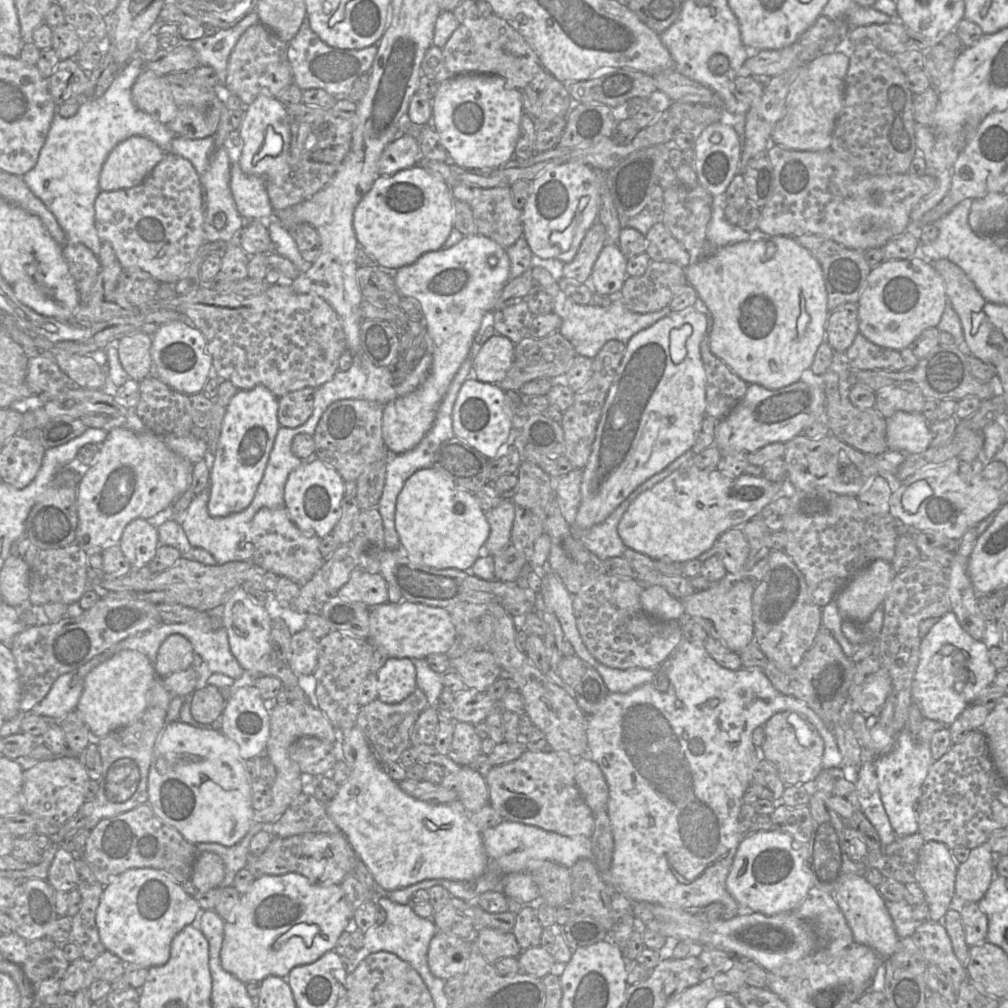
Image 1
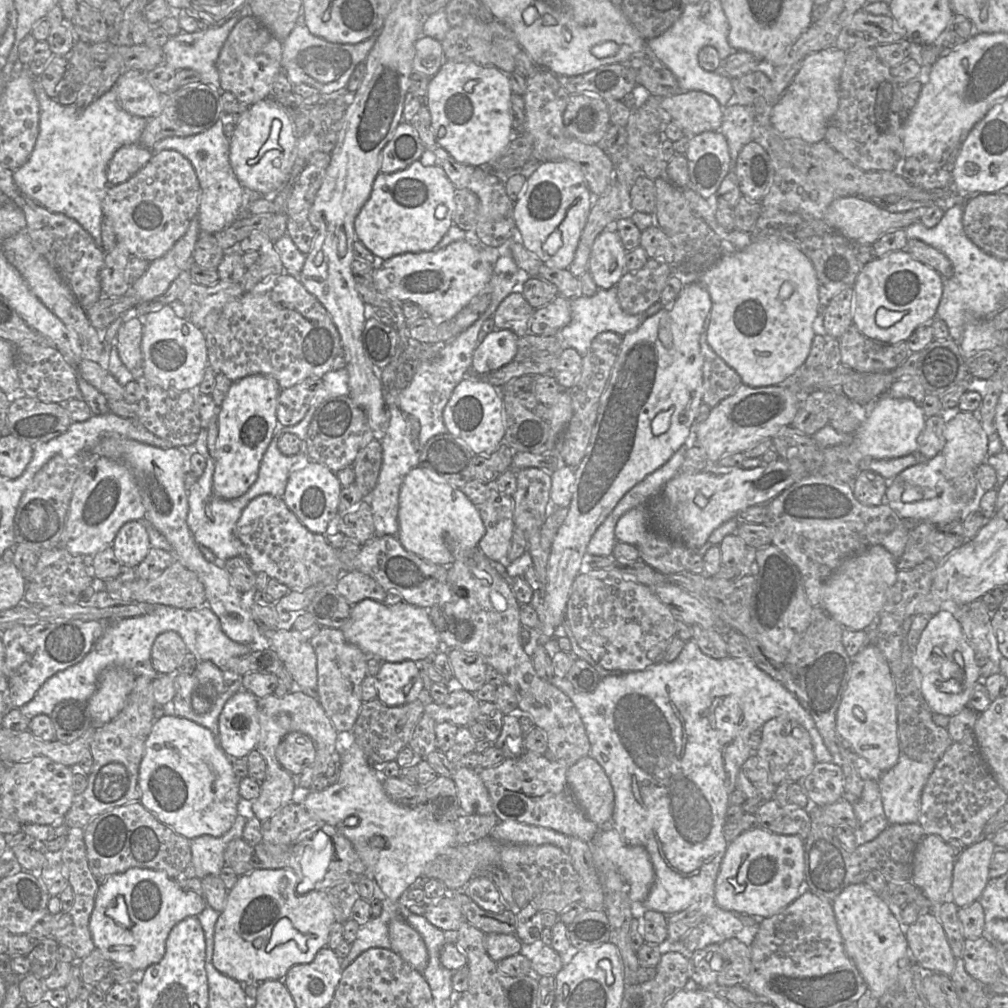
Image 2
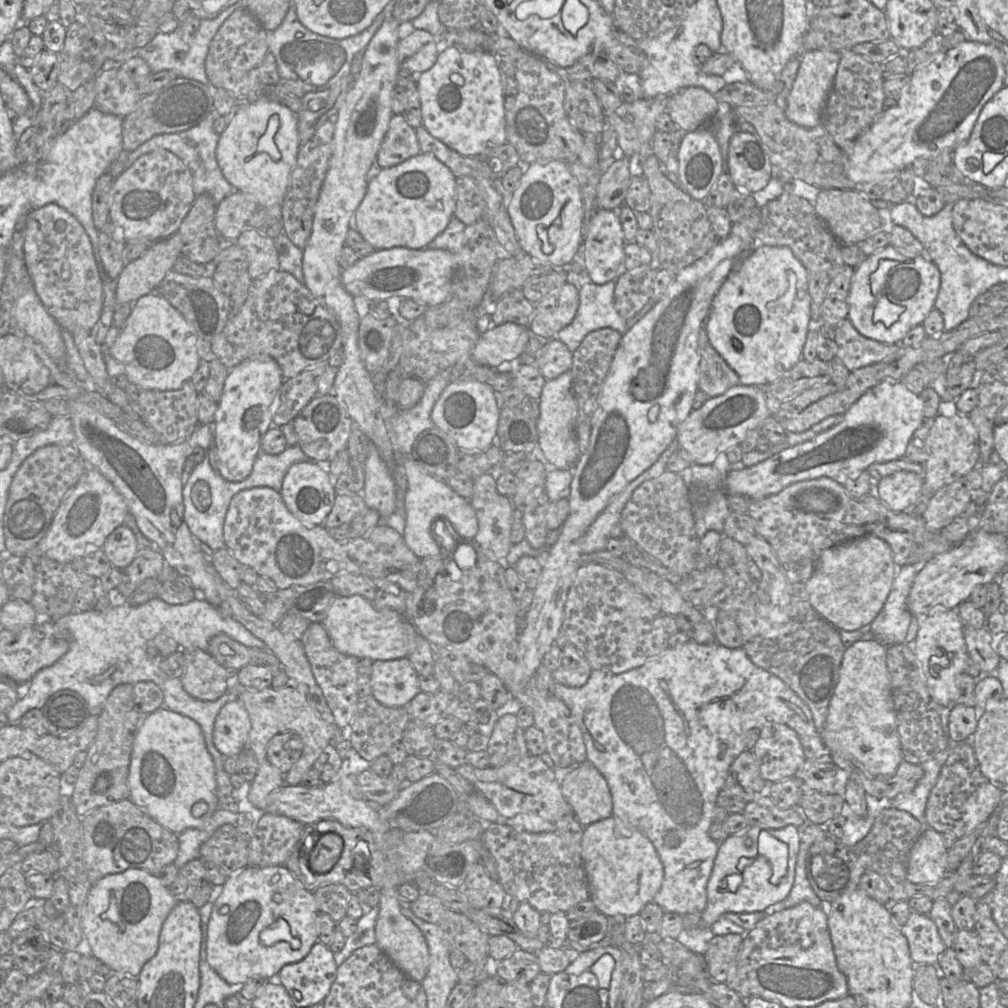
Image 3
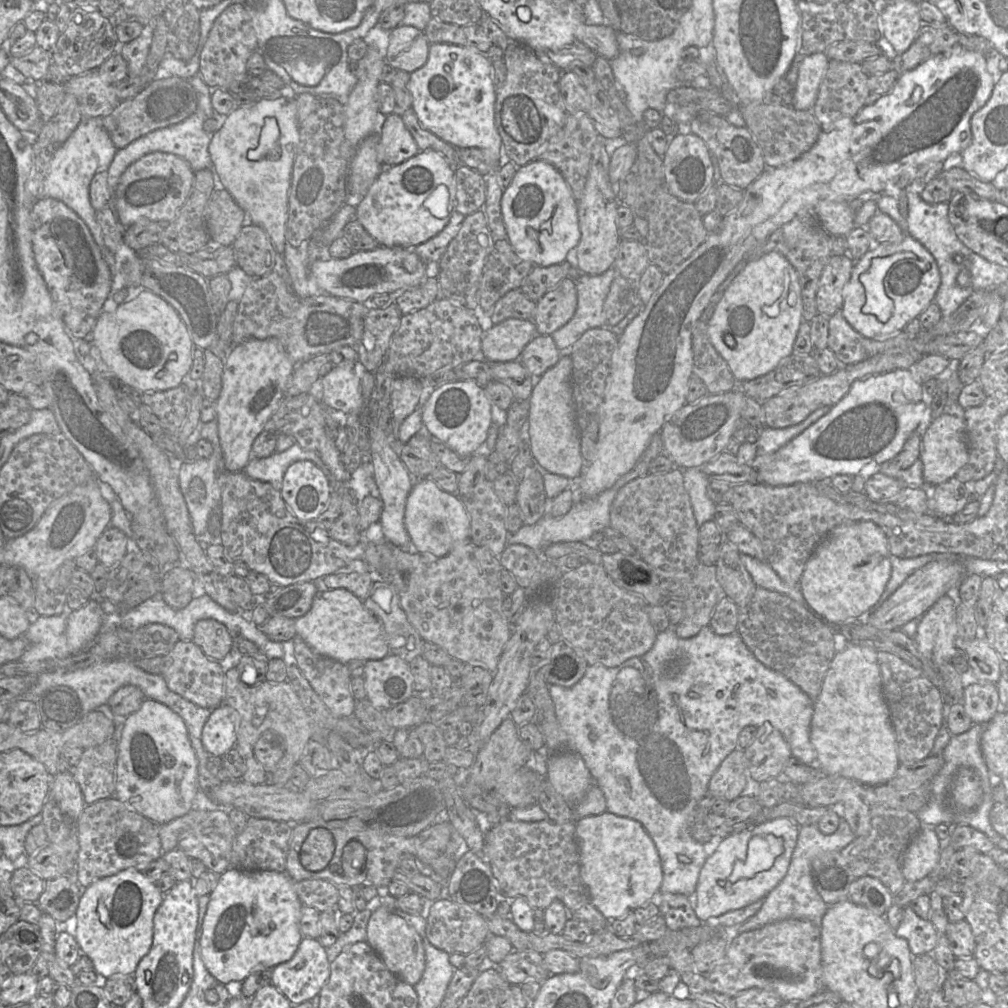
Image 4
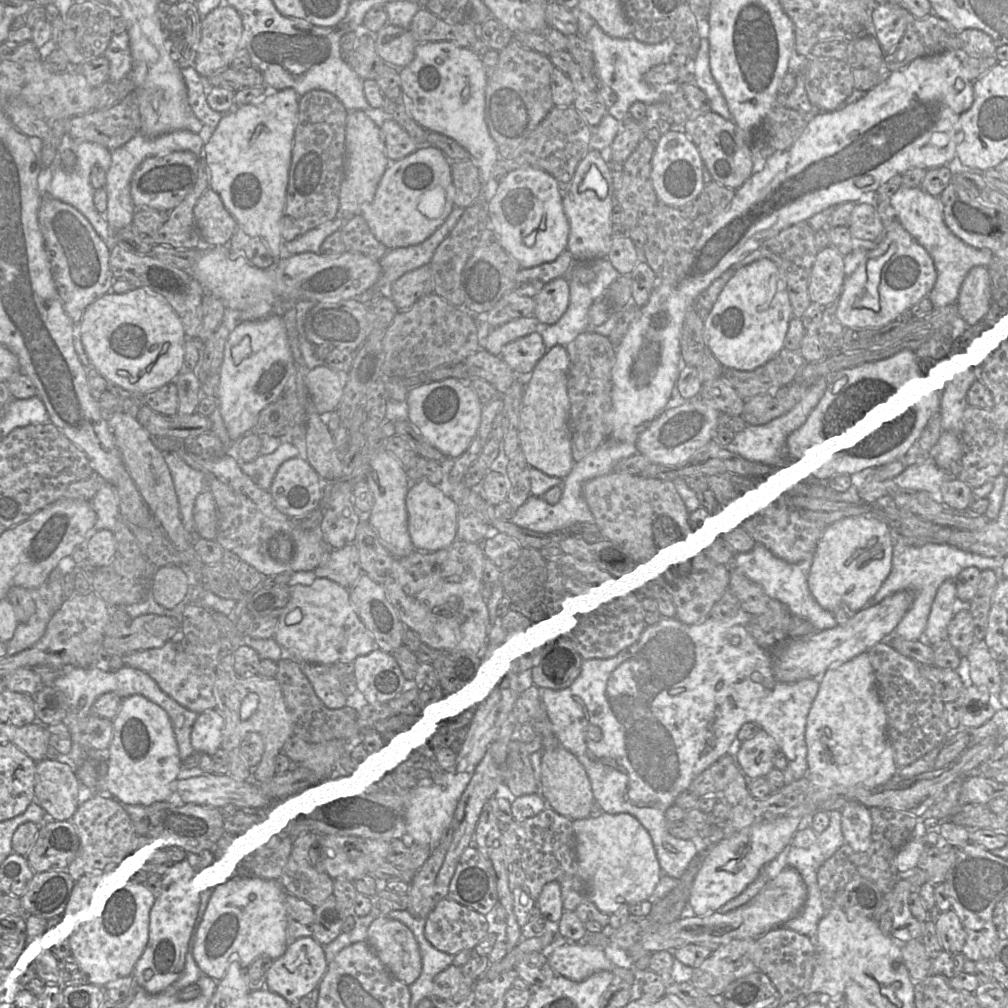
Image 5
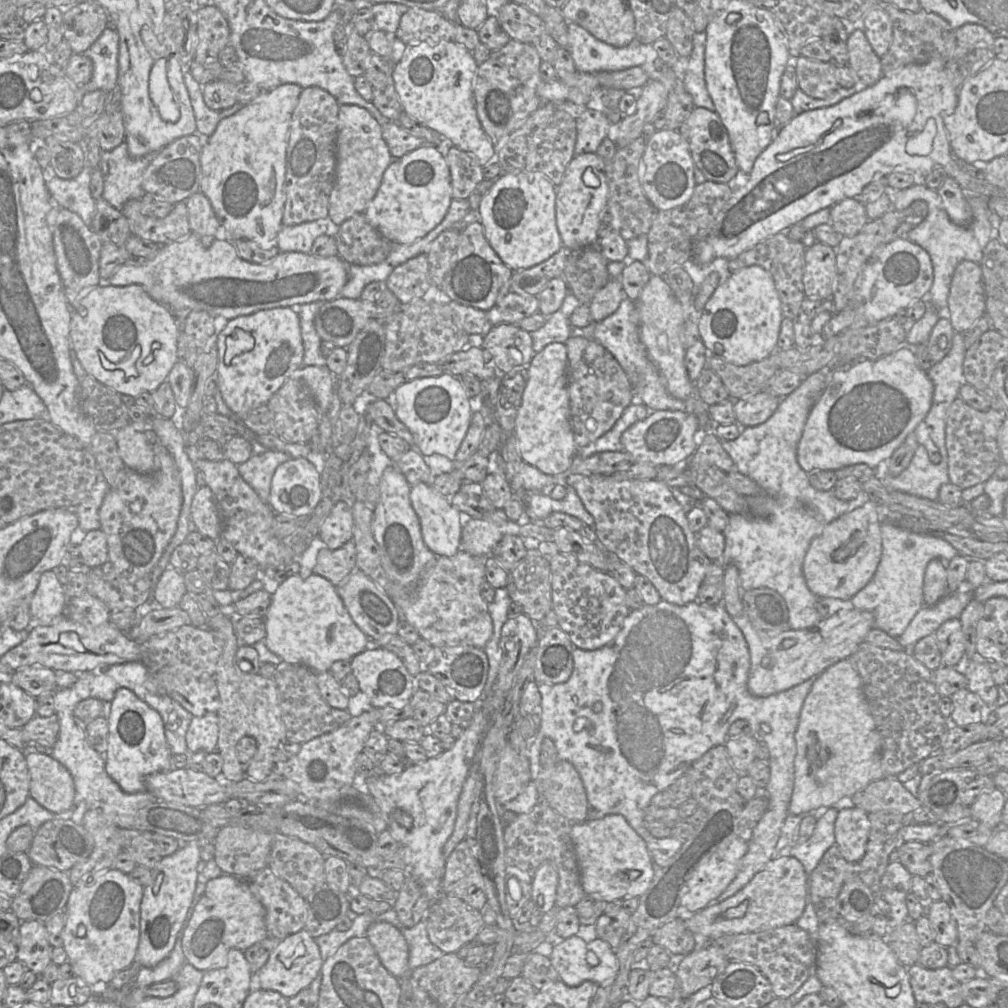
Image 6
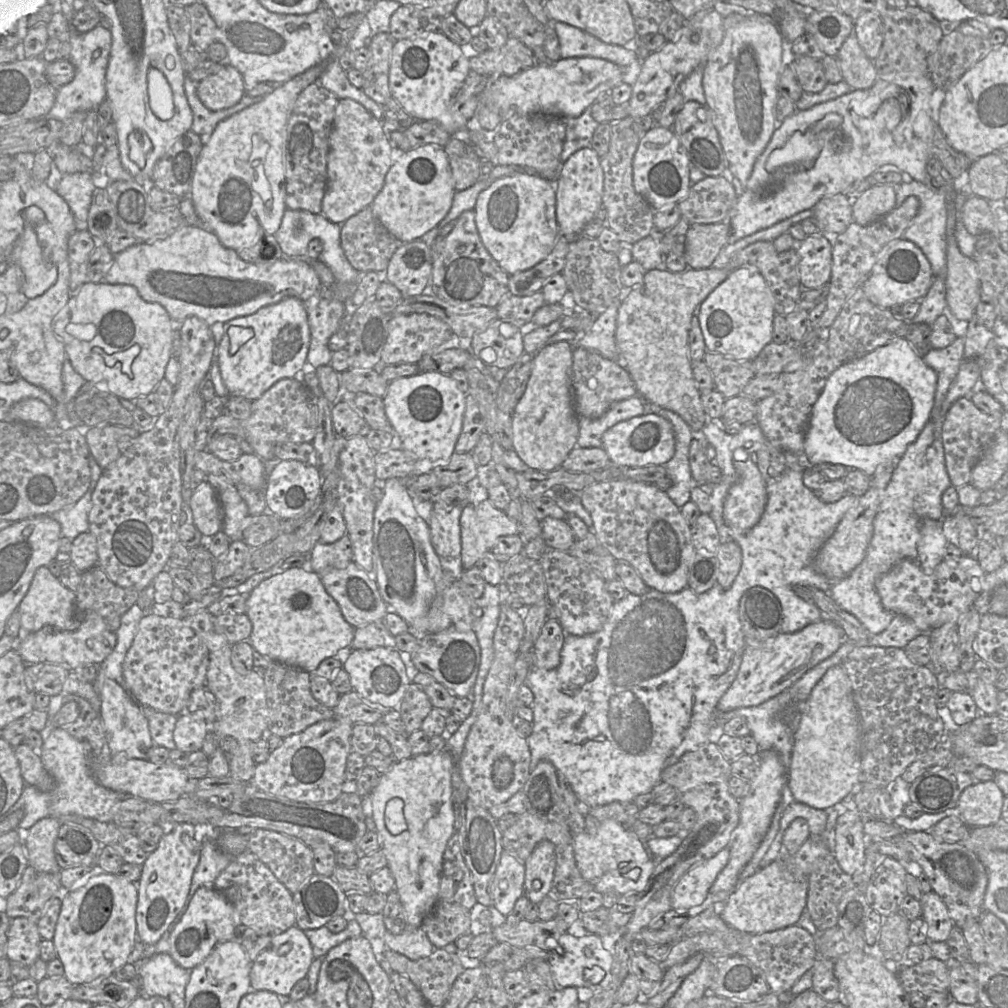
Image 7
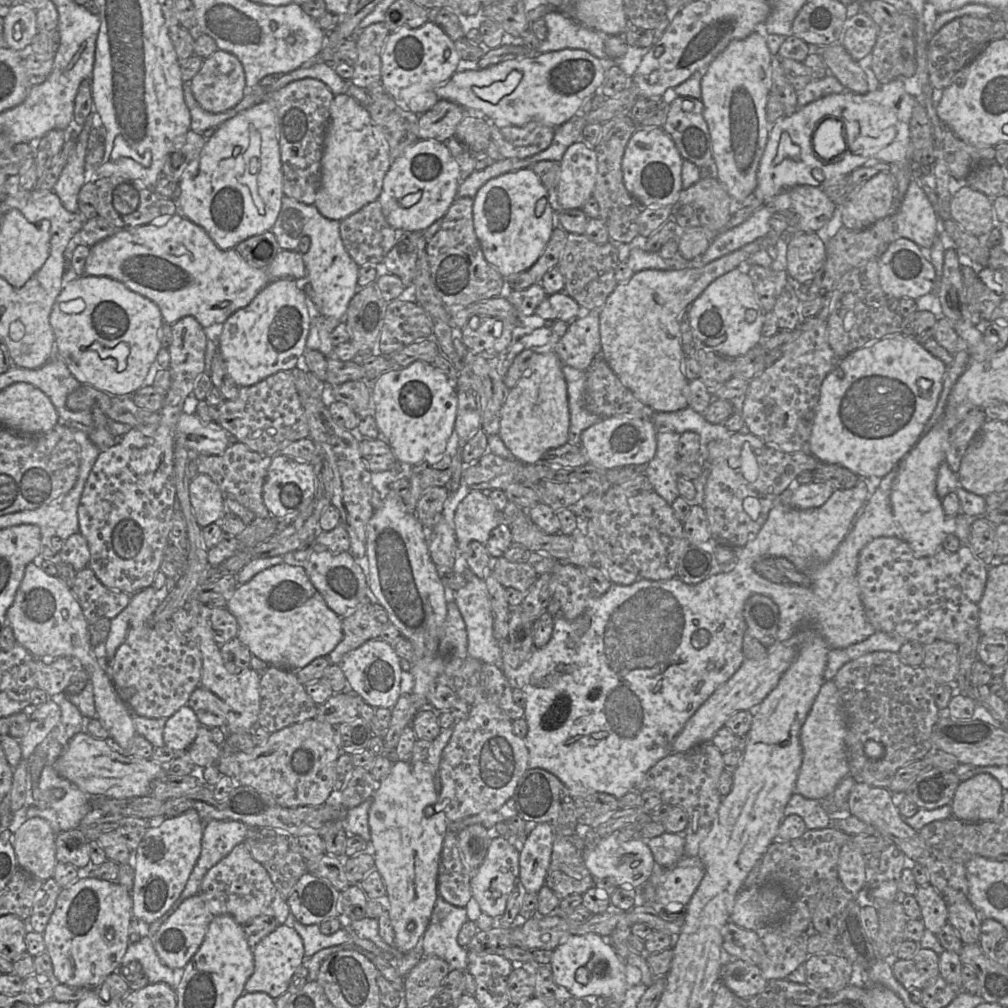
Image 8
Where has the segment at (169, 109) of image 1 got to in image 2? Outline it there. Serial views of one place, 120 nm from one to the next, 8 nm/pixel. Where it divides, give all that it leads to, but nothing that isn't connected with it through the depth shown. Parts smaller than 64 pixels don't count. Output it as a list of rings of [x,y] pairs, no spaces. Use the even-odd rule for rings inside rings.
[[[125,70],[114,88],[120,106],[134,116],[148,119],[162,110],[163,96],[148,82],[145,72]]]

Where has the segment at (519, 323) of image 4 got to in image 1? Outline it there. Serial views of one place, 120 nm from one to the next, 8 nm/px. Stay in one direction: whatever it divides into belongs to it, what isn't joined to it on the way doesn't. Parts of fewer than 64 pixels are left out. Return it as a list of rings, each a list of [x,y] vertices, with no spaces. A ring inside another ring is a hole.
[[[494,335],[477,353],[473,368],[476,380],[485,384],[499,384],[514,362],[515,344],[507,337]]]

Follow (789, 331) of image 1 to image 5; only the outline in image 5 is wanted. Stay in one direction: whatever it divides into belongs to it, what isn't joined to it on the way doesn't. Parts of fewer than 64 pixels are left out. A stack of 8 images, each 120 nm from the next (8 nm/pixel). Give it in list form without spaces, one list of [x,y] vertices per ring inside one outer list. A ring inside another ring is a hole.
[[[763,258],[739,269],[725,285],[704,321],[704,339],[724,368],[754,371],[784,348],[791,318],[785,279],[772,260]]]

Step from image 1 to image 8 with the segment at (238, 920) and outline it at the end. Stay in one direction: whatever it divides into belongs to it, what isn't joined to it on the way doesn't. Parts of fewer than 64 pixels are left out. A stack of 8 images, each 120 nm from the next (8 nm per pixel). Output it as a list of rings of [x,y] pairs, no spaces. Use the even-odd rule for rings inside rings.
[[[199,894],[190,896],[151,937],[160,960],[171,969],[183,969],[202,944],[213,916]]]

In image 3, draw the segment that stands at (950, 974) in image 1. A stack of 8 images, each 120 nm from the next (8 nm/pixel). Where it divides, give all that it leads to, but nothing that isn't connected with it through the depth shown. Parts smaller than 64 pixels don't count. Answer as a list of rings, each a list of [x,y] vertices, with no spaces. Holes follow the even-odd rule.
[[[912,910],[900,930],[908,940],[910,956],[914,964],[938,967],[939,957],[946,946],[929,914],[923,915]]]

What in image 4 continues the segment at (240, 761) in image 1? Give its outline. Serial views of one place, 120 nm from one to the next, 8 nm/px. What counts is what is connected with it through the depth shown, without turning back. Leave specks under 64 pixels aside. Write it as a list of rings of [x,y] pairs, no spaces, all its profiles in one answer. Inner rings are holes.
[[[145,699],[141,708],[121,723],[114,797],[157,825],[166,824],[192,810],[195,796],[200,791],[198,763],[184,720],[163,703]]]

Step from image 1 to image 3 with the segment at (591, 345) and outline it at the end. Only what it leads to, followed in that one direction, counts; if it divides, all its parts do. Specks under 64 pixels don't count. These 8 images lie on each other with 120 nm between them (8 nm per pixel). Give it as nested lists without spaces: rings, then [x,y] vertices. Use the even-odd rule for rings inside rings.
[[[617,277],[604,284],[590,282],[579,289],[580,302],[576,316],[556,337],[572,354],[592,331],[612,328],[624,334],[628,330],[627,320],[614,306],[616,282]]]

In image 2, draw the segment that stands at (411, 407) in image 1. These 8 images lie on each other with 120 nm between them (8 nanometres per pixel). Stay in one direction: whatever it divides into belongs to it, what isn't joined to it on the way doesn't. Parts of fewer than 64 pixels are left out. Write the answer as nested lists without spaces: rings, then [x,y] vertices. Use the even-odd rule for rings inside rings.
[[[474,236],[462,241],[454,241],[438,251],[408,252],[386,259],[375,268],[373,282],[381,293],[401,301],[412,301],[432,319],[448,320],[464,308],[473,297],[484,290],[492,277],[493,265],[485,258],[482,247],[487,246]]]

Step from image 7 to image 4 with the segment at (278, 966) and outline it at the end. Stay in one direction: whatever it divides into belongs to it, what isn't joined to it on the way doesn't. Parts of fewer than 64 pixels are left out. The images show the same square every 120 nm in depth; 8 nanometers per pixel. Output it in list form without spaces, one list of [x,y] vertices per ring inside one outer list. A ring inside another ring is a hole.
[[[303,938],[292,959],[272,969],[271,984],[294,1006],[319,995],[329,977],[326,948],[318,939]]]

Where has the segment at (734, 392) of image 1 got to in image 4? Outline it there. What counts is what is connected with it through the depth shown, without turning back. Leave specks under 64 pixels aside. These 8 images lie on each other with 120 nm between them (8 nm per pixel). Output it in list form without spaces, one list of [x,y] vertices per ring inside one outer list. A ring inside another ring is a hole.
[[[696,322],[692,332],[693,375],[704,383],[708,394],[729,392],[738,387],[727,362],[708,337],[708,323]]]

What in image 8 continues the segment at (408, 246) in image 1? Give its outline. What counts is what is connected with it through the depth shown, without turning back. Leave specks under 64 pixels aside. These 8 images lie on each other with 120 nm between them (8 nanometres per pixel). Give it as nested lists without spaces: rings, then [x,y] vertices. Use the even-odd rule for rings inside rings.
[[[418,139],[391,163],[377,200],[386,221],[397,232],[422,232],[443,218],[457,197],[458,186],[459,166],[445,144],[431,139]],[[417,192],[421,192],[421,198],[413,206],[401,206],[404,196]]]

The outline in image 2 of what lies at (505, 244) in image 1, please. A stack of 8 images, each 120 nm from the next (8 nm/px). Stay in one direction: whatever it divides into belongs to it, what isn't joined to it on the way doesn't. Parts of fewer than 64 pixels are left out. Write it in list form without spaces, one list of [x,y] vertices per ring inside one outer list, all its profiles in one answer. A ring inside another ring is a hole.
[[[443,147],[433,151],[436,164],[442,167],[456,189],[469,189],[479,200],[474,236],[490,247],[500,247],[517,235],[514,221],[514,203],[506,193],[505,181],[509,175],[498,175],[484,166],[472,166],[457,162]]]

